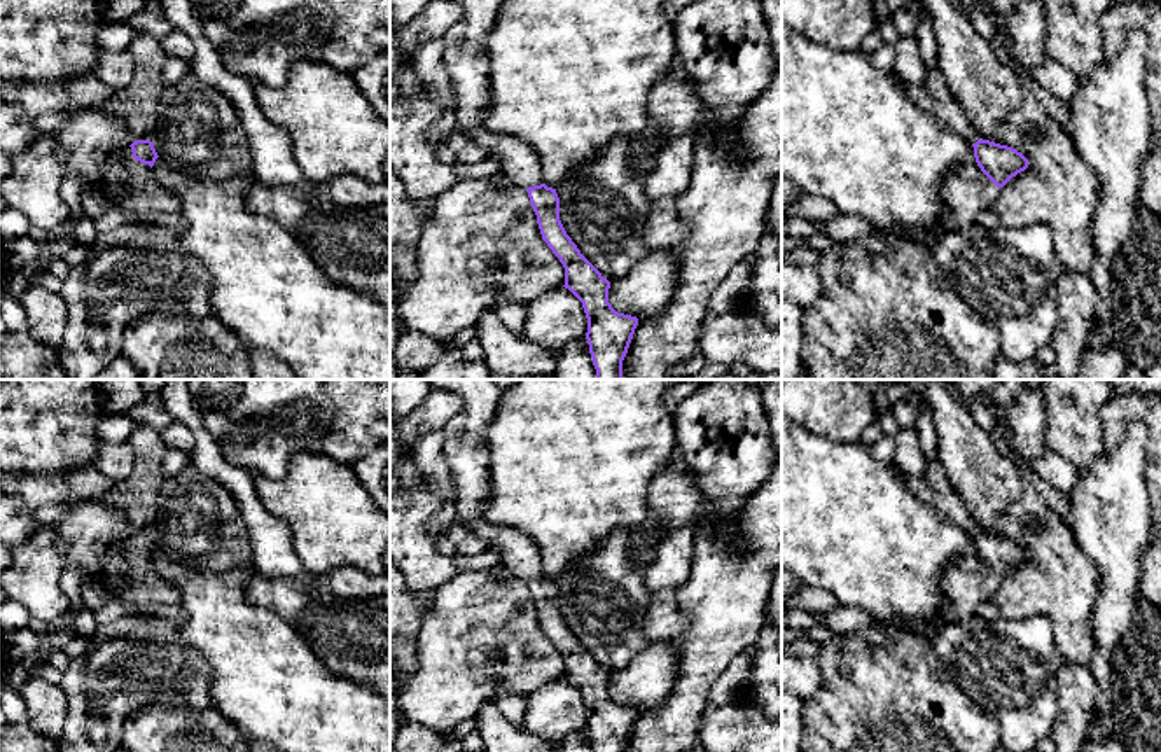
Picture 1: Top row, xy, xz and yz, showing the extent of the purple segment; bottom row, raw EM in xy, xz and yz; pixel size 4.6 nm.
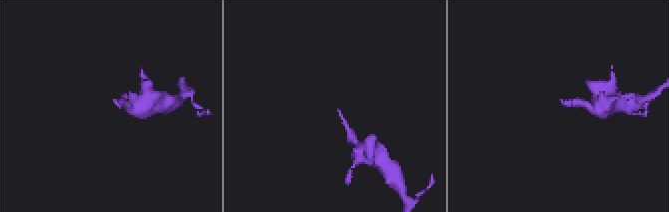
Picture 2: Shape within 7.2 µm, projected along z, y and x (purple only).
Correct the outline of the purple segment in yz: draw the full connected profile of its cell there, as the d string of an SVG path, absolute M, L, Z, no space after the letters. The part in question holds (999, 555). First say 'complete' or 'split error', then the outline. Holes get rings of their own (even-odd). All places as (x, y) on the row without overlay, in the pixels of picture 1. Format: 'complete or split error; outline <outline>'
split error; outline M979 530L974 554L955 560L942 575L942 624L977 616L998 584L1012 568L1028 560L1028 551L1012 539Z

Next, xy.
split error; outline M136 532L133 546L124 549L126 584L121 589L121 603L129 610L157 605L178 605L180 591L168 584L154 568L152 558L159 549L150 532Z

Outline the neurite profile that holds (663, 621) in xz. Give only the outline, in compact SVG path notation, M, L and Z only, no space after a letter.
M677 589L654 593L643 614L643 633L650 642L673 642L687 628L687 617L680 610Z

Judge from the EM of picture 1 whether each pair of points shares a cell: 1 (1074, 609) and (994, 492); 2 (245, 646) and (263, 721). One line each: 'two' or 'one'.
1: one
2: one

